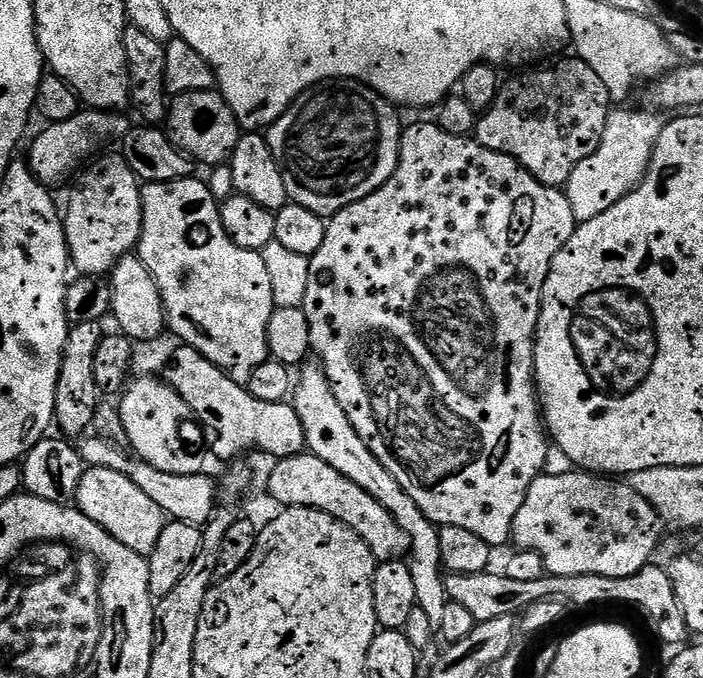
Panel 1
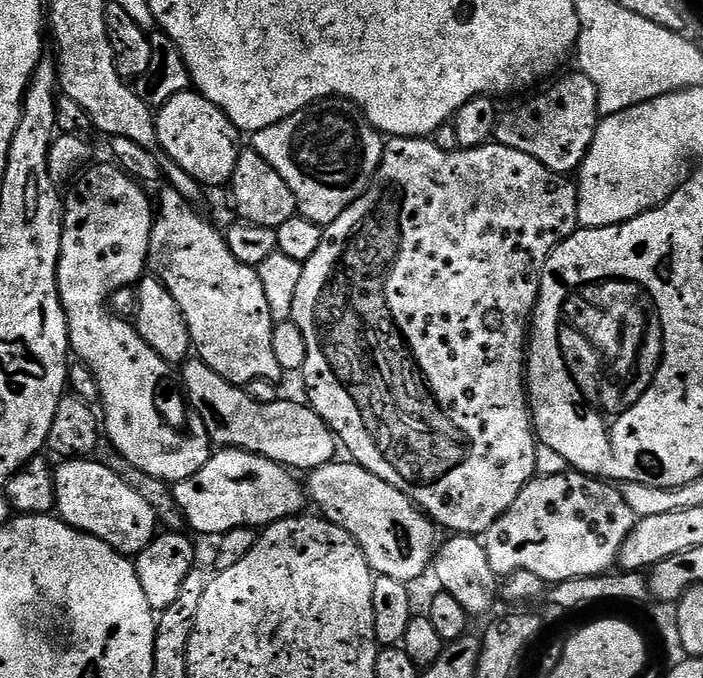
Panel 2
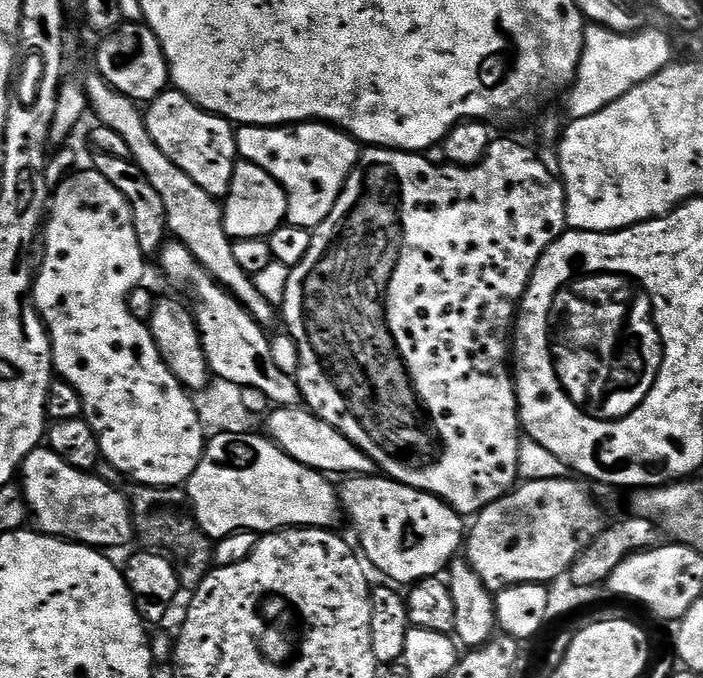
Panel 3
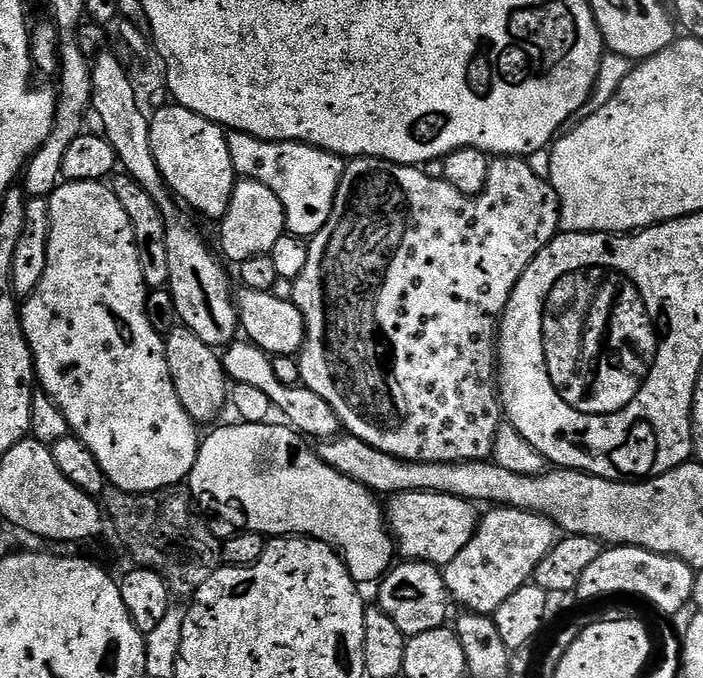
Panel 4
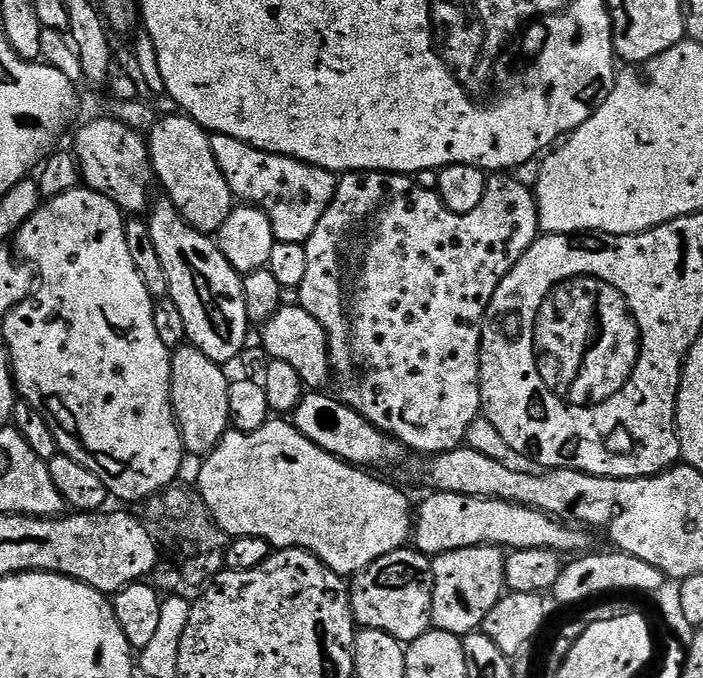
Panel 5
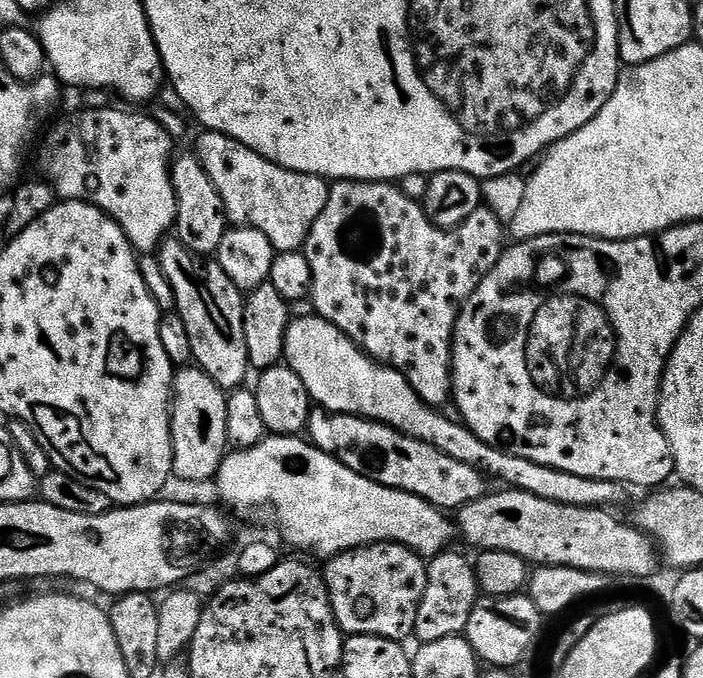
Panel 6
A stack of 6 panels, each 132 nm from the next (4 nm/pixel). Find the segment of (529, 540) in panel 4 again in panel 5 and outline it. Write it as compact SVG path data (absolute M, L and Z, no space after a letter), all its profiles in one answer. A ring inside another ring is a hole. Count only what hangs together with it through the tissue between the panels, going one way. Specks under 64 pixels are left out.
M490 545L481 548L463 548L450 550L441 556L431 557L434 570L434 594L432 595L432 628L449 632L458 637L466 637L477 631L483 625L486 614L498 606L500 599L505 596L504 558L506 552L502 548L492 548Z

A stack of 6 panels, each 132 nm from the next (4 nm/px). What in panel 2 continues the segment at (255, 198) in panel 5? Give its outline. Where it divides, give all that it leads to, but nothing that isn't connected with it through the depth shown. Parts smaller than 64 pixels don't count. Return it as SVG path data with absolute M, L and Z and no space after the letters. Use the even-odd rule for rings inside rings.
M339 98L317 100L290 118L274 126L266 126L266 130L251 133L250 140L251 151L262 154L262 158L266 158L266 162L270 162L270 166L274 166L278 174L282 174L282 182L290 186L297 213L321 226L334 223L338 214L342 214L342 210L349 208L368 189L368 183L376 177L376 171L384 157L386 143L382 133L365 118L355 104Z

